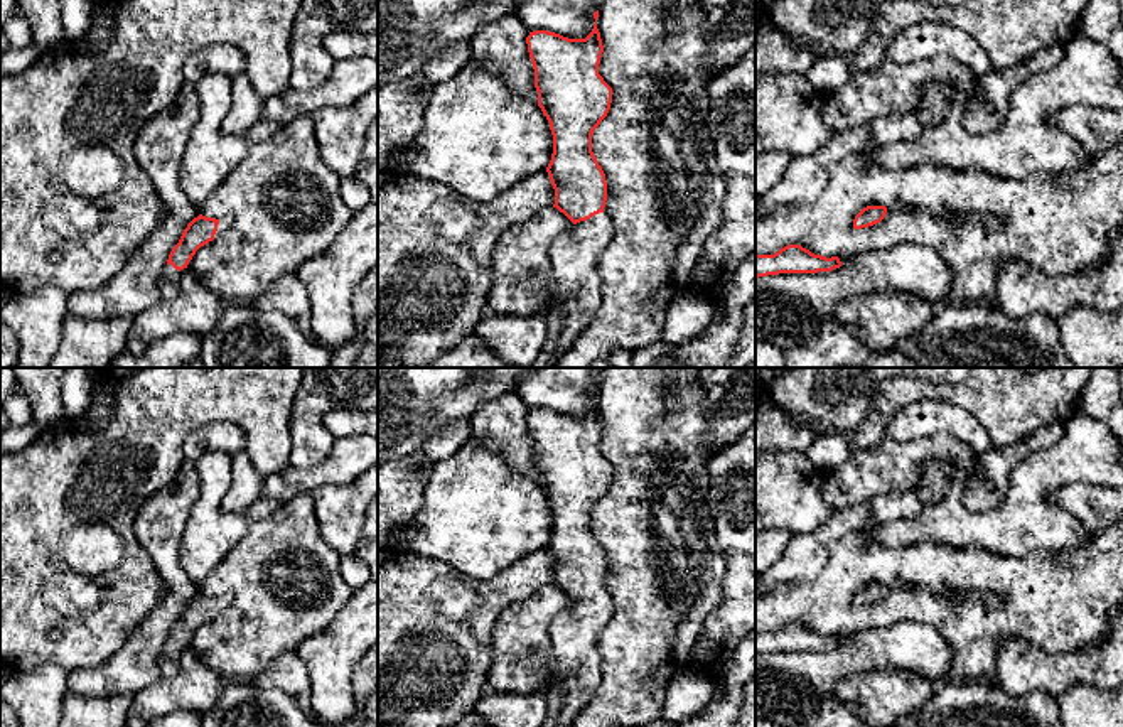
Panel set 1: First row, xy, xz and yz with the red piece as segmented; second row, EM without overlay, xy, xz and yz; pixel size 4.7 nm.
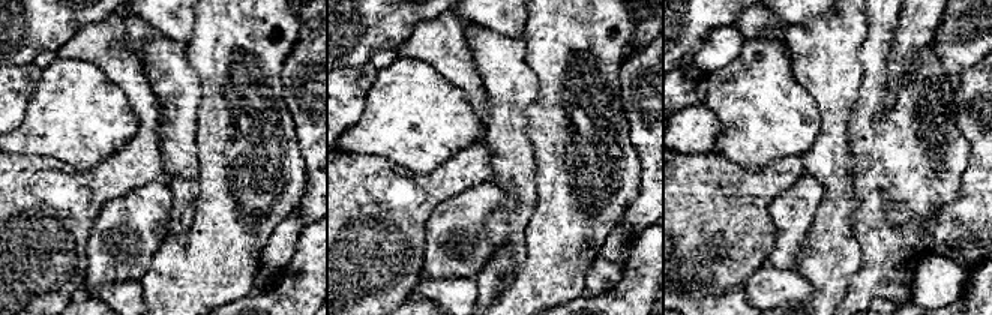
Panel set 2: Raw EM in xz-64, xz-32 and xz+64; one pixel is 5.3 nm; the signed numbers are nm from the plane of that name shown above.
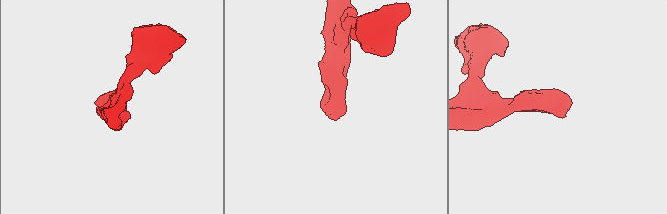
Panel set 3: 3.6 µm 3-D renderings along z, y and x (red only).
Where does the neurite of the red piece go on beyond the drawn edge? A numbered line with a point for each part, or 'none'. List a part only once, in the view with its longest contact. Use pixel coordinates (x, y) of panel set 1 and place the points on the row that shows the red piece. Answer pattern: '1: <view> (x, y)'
1: xz (574, 255)

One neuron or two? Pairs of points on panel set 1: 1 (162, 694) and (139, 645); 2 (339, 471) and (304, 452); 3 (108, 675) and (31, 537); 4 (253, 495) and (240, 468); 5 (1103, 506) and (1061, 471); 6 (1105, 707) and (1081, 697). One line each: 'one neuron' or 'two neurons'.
1: two neurons
2: two neurons
3: two neurons
4: one neuron
5: two neurons
6: one neuron

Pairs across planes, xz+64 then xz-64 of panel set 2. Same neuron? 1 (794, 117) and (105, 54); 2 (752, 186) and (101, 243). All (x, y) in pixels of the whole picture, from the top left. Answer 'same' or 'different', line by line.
1: different
2: different

